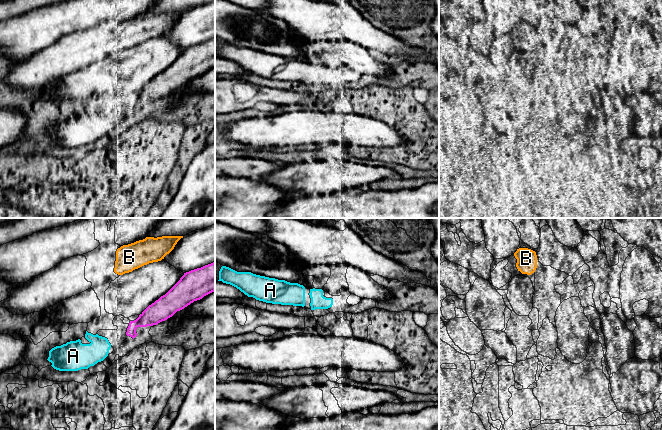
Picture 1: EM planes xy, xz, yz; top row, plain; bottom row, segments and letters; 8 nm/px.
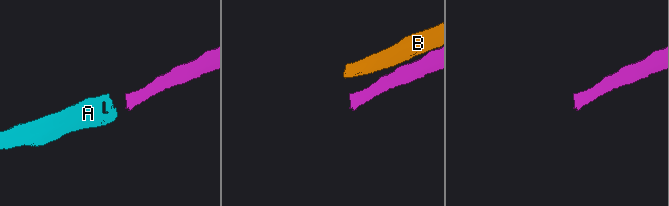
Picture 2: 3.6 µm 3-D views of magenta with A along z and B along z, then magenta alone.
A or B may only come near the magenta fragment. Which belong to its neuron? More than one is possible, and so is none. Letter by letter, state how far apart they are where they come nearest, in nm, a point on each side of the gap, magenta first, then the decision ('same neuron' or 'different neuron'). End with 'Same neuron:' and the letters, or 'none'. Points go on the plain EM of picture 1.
A: 150 nm | xy (126, 110), (110, 120) | same neuron
B: 200 nm | xy (184, 49), (168, 29) | different neuron
Same neuron: A

